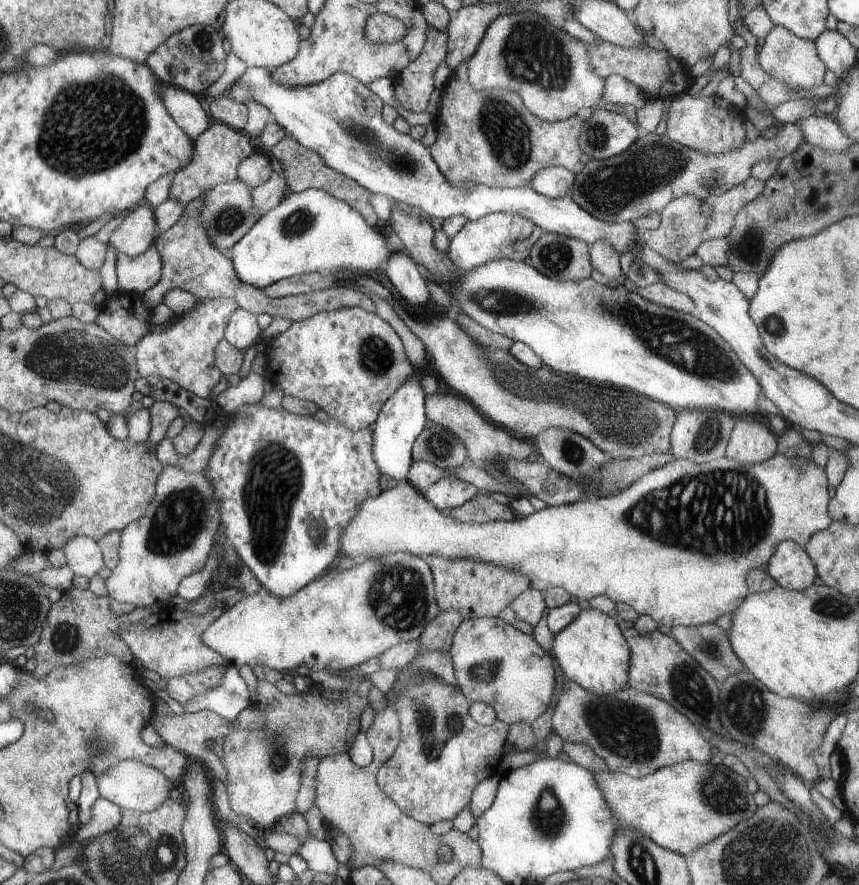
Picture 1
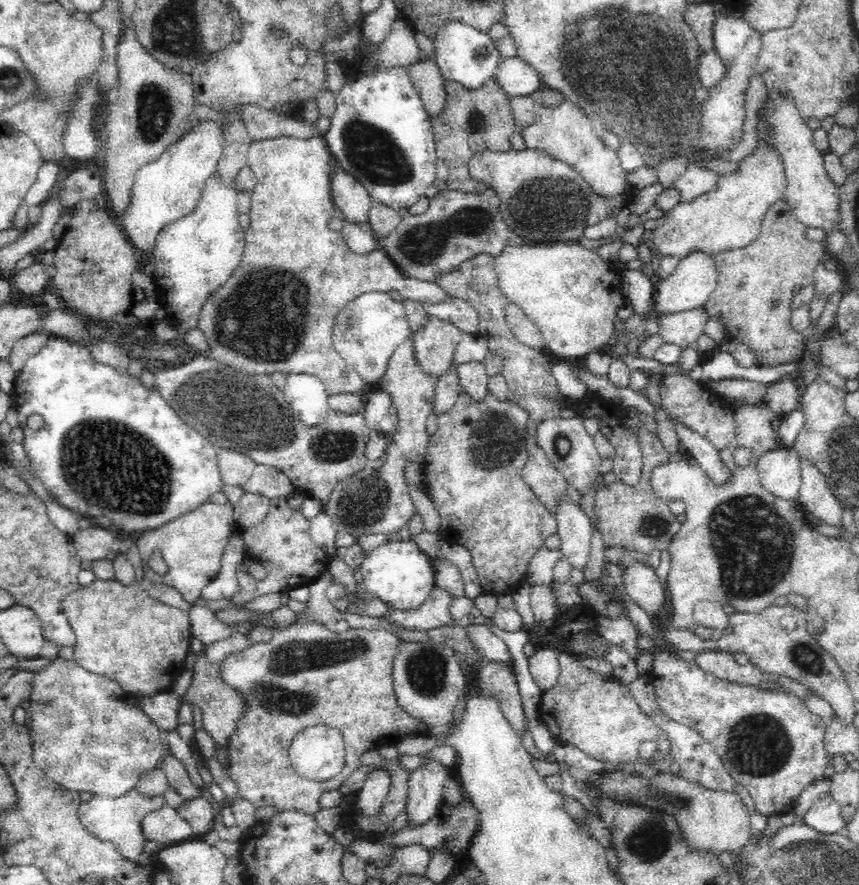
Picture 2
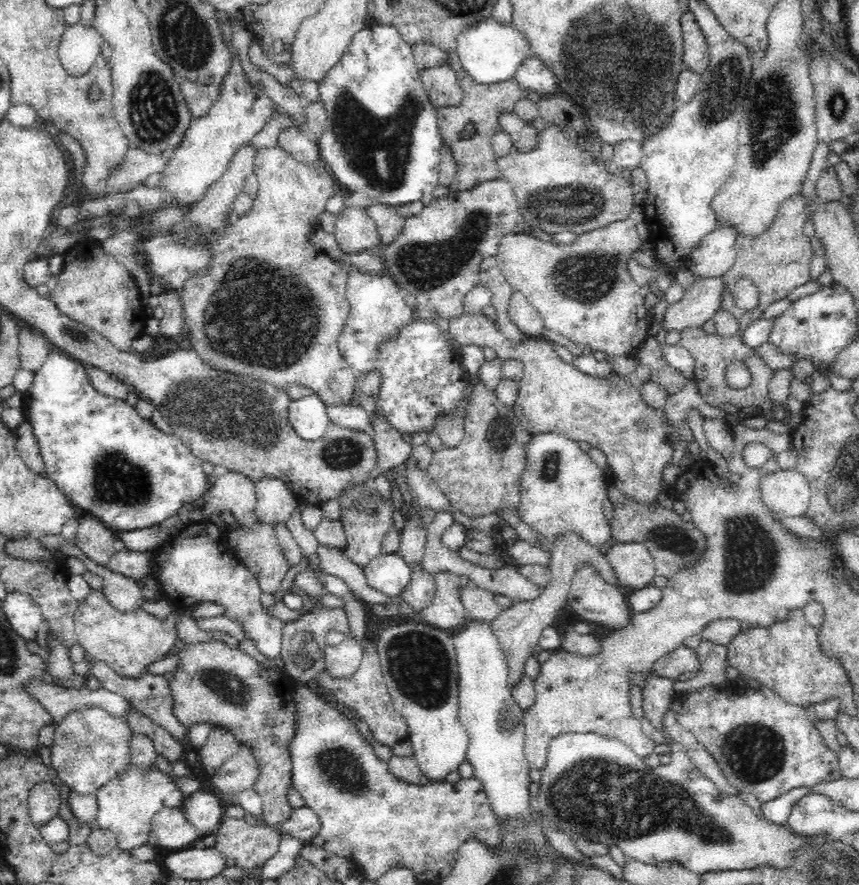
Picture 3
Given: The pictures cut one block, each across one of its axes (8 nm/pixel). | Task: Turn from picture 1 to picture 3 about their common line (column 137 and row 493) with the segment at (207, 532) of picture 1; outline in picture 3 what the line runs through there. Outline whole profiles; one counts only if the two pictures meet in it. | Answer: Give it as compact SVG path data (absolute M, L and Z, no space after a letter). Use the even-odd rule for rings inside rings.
M538 434L530 440L528 452L526 452L526 468L522 472L522 484L520 484L520 494L522 494L522 508L518 510L524 524L532 526L534 532L538 534L538 542L534 542L536 548L544 552L554 552L554 546L558 538L576 534L580 536L582 542L590 544L592 548L598 548L600 544L612 540L612 526L606 524L604 520L604 500L608 500L608 478L598 470L594 460L590 460L588 454L580 450L570 438L564 438L562 434Z

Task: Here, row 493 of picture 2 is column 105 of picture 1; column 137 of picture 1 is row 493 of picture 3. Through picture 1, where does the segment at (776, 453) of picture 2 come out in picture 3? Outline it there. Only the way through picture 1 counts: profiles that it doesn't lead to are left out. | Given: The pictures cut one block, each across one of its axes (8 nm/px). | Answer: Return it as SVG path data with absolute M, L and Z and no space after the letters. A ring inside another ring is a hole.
M776 470L760 480L764 506L782 518L806 518L812 504L812 488L806 476L794 470Z

